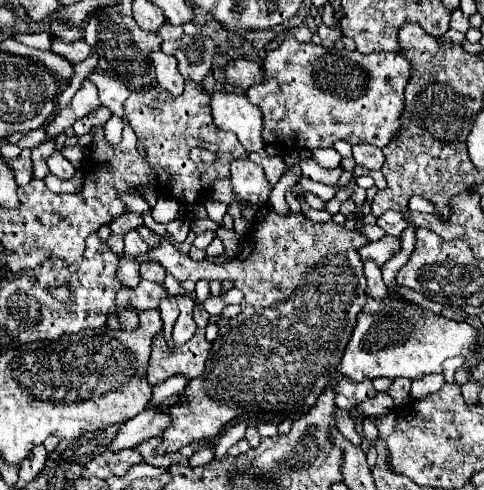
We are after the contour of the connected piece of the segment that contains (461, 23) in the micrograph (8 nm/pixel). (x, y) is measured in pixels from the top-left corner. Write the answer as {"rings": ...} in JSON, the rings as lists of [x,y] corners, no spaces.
{"rings":[[[454,10],[454,12],[452,12],[450,28],[460,30],[460,32],[464,32],[464,34],[466,34],[466,30],[468,30],[468,18],[462,14],[462,10]]]}

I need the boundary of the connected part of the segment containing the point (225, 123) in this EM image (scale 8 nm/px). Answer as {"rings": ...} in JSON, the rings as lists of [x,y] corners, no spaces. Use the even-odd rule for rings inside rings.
{"rings":[[[214,92],[210,94],[210,108],[214,124],[220,130],[234,132],[248,152],[258,152],[264,148],[260,136],[262,134],[260,110],[252,102],[248,102],[244,94]]]}

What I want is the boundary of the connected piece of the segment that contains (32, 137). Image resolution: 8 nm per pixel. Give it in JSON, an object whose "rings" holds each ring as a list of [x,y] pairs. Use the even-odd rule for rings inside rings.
{"rings":[[[40,126],[38,130],[24,134],[24,136],[18,140],[18,146],[20,146],[20,148],[34,148],[34,146],[42,144],[44,134],[46,134],[46,130],[44,130],[44,128],[46,128],[46,126]]]}

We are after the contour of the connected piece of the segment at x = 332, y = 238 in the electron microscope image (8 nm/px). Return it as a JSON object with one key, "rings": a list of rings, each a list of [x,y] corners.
{"rings":[[[268,208],[264,220],[254,222],[242,238],[242,250],[232,262],[212,264],[208,260],[194,262],[188,254],[174,248],[166,238],[150,250],[148,260],[158,260],[178,282],[184,280],[234,280],[234,286],[244,292],[242,312],[232,318],[228,334],[218,334],[214,340],[206,370],[202,376],[188,382],[184,390],[184,404],[168,410],[172,422],[162,432],[162,442],[156,454],[178,452],[178,448],[196,440],[208,440],[220,434],[220,430],[234,418],[252,416],[260,422],[282,422],[304,416],[318,400],[318,396],[336,384],[336,368],[340,354],[344,352],[358,312],[366,304],[366,278],[363,262],[356,254],[366,238],[358,230],[346,230],[344,225],[326,222],[310,222],[302,214],[278,216]]]}

